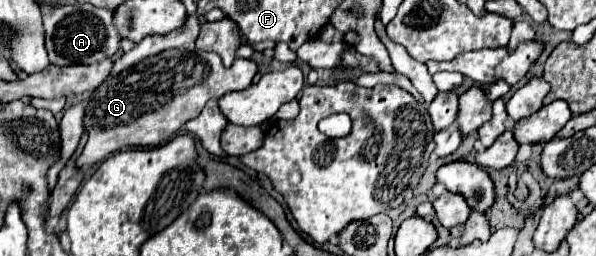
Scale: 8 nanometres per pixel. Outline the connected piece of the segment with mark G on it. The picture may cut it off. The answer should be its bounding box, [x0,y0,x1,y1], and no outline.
[76,50,256,168]

